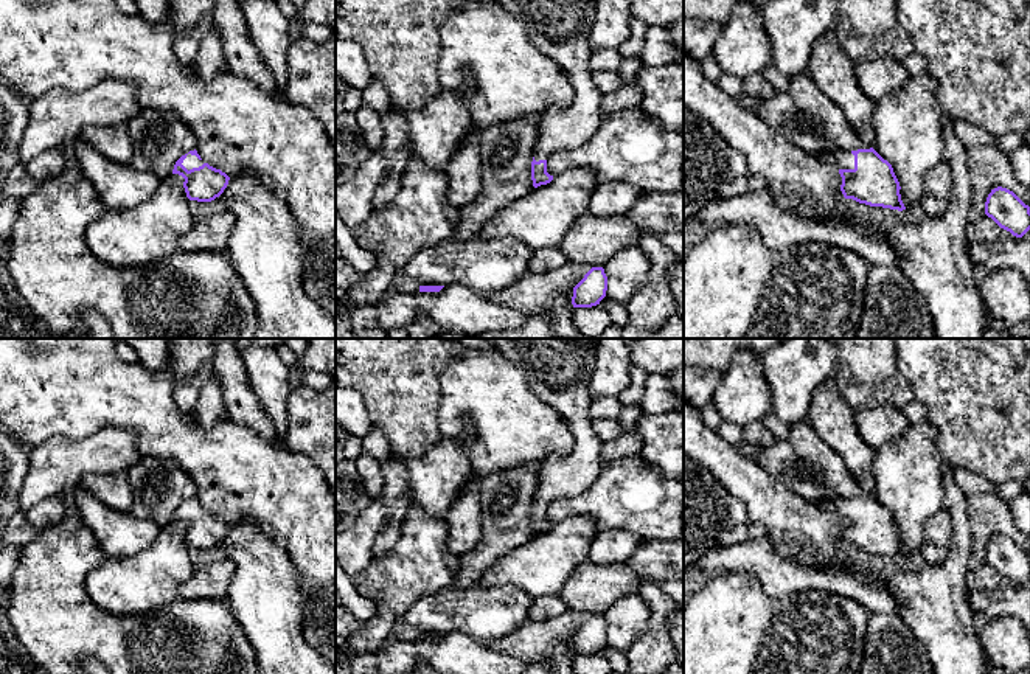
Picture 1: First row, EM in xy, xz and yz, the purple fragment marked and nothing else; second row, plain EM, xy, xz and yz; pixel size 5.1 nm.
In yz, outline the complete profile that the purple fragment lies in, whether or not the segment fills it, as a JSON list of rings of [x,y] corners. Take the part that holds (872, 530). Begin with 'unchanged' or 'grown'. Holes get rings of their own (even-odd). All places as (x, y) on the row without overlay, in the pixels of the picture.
grown; [[[873,495],[851,500],[837,499],[816,505],[836,514],[842,525],[840,539],[845,547],[870,554],[906,558],[900,542],[901,534],[892,512]]]

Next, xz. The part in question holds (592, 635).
unchanged; [[[592,615],[573,635],[573,655],[592,655],[606,644],[607,624],[603,615]]]

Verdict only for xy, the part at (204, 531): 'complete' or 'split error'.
split error

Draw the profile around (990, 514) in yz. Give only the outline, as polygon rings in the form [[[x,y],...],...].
[[[997,492],[968,495],[968,512],[973,530],[973,545],[966,564],[969,572],[974,572],[985,564],[987,545],[997,534],[1013,539],[1030,554],[1030,534],[1022,533],[1013,523],[1010,505]]]

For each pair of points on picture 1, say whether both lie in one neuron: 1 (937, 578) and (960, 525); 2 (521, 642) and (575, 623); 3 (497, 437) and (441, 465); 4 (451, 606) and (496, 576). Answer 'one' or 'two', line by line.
1: one
2: one
3: two
4: two

